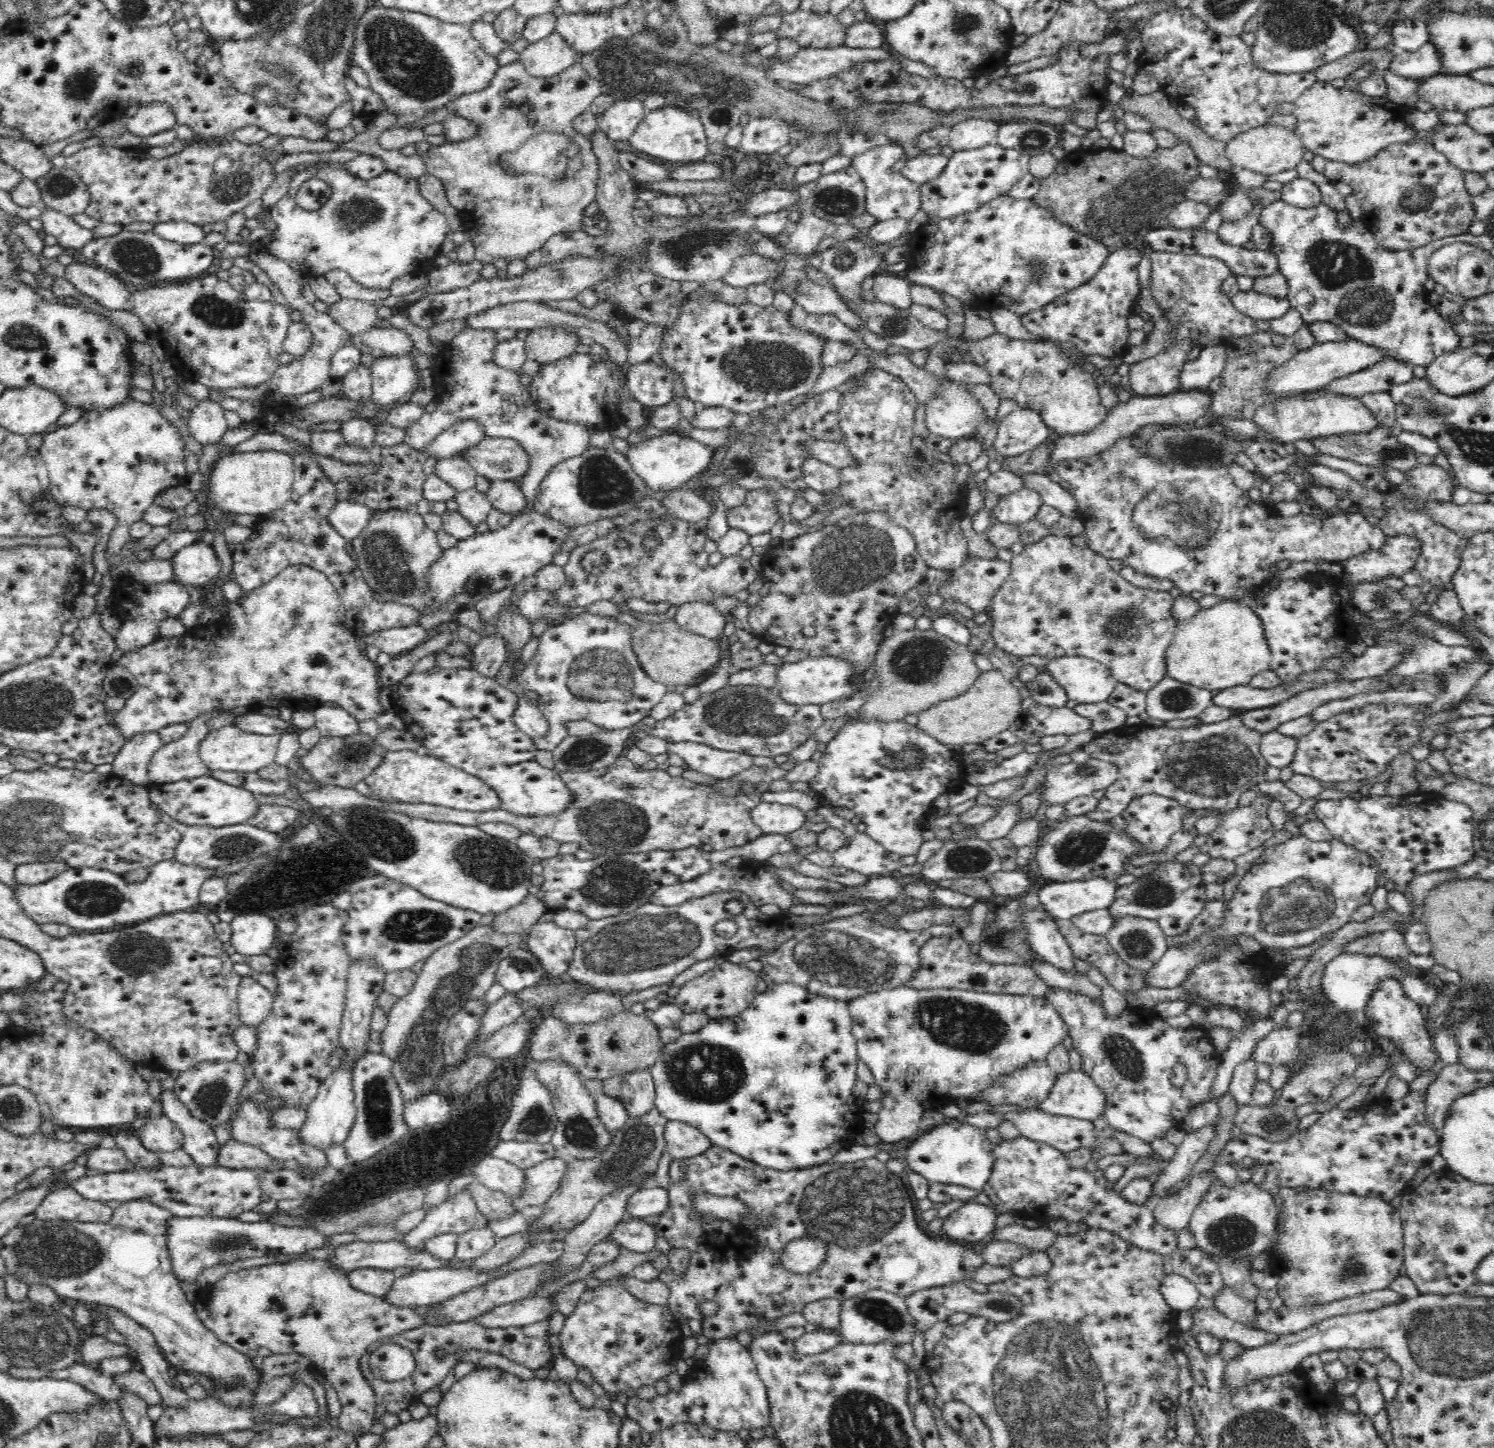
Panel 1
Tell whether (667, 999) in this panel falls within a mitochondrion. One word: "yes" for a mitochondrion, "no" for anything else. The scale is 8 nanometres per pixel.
no

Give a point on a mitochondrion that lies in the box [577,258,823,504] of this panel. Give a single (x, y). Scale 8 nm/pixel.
(778, 367)

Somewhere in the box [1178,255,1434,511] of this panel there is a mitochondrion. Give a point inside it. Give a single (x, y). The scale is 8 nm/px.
(1392, 453)

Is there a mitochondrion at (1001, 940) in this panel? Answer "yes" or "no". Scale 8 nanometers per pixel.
yes

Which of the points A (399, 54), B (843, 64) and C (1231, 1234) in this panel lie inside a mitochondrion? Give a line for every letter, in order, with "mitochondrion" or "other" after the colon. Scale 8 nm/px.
A: mitochondrion
B: other
C: mitochondrion

